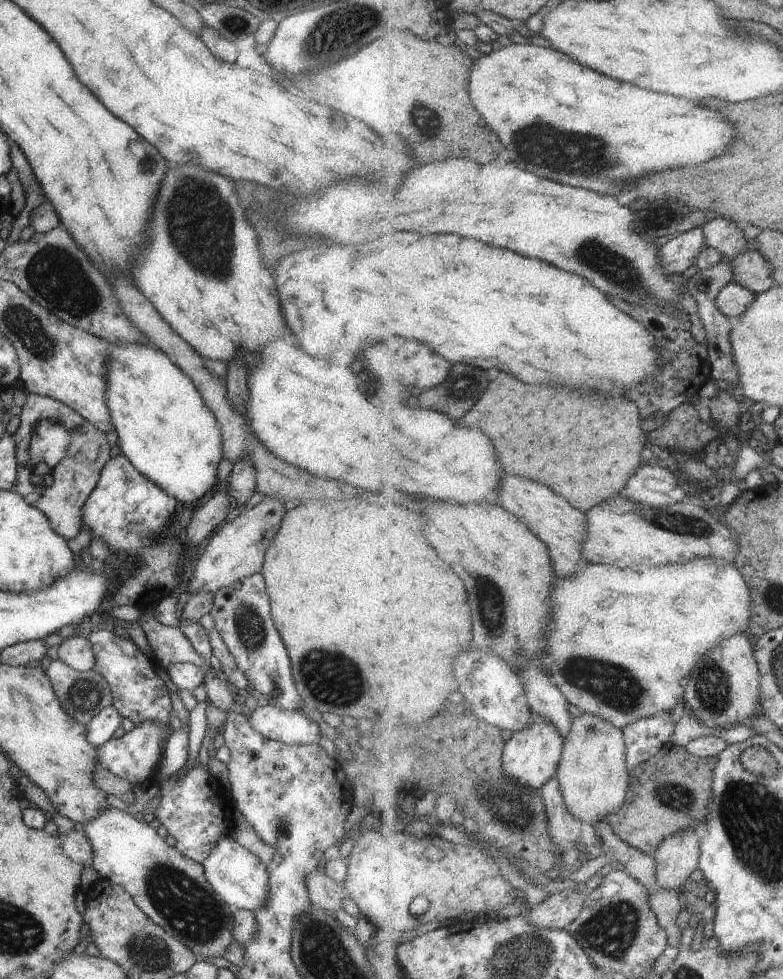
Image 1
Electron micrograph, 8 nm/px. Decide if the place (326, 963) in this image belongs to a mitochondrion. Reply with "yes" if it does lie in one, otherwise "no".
yes

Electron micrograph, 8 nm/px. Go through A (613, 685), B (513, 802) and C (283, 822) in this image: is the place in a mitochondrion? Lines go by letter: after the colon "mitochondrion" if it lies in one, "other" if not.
A: mitochondrion
B: mitochondrion
C: mitochondrion

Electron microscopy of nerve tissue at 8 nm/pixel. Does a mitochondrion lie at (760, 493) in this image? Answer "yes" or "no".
no

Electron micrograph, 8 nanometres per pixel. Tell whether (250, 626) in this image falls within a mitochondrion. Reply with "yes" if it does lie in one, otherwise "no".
yes

